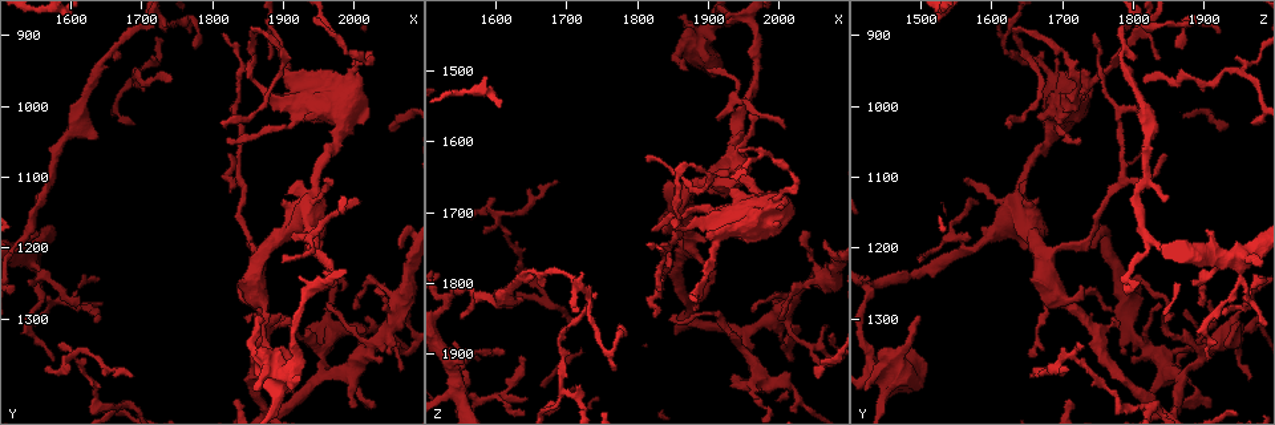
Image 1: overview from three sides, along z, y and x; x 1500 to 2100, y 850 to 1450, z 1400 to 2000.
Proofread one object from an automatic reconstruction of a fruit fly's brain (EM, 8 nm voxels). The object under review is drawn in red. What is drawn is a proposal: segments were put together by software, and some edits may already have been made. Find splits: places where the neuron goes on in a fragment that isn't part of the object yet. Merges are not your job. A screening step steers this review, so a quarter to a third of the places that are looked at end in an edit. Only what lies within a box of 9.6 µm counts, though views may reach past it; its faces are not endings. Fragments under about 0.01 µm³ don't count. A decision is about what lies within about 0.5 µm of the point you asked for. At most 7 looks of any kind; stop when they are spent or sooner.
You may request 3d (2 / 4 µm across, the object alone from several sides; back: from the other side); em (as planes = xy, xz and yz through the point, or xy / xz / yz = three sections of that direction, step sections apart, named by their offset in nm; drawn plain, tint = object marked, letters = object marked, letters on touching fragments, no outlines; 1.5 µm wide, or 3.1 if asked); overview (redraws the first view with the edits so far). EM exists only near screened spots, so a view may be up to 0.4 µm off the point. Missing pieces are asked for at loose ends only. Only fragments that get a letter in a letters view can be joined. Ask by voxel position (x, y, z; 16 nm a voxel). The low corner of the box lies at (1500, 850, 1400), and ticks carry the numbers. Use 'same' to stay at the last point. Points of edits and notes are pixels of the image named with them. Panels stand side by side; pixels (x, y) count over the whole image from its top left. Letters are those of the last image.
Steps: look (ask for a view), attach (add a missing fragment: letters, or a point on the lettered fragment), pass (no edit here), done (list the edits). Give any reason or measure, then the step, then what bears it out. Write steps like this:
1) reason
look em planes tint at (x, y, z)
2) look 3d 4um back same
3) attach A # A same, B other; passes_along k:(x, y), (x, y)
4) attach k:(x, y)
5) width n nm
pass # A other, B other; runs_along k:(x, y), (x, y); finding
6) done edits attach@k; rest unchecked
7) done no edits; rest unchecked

thin end
look 3d 4um at (1650, 1275, 1965)

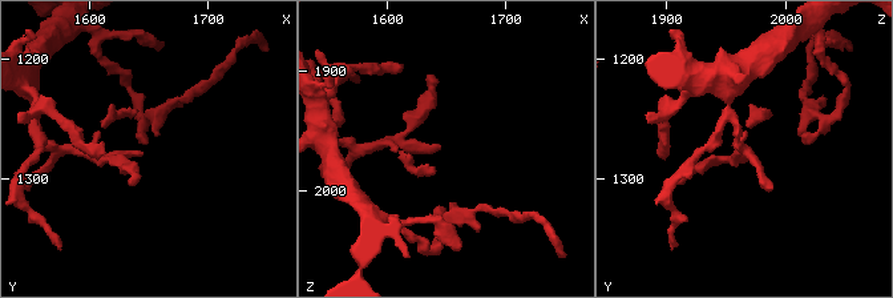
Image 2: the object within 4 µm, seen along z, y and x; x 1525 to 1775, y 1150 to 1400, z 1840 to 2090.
now the EM
look em xy step 8 letters at (1646, 1278, 1964)

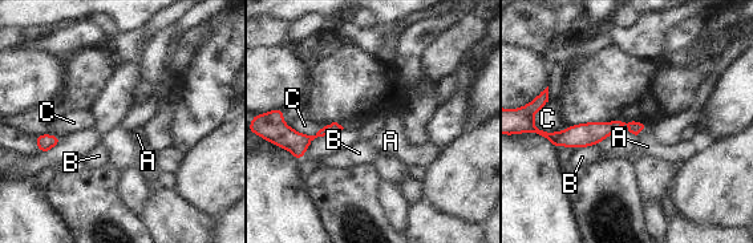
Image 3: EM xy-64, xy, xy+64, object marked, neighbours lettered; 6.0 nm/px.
cut it another way
look em planes letters same

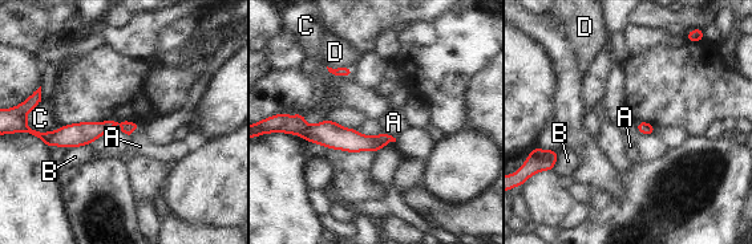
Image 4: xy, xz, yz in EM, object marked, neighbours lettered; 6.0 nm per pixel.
longest_contact B 140 nm
pass # A other, B other, C other, D other; border 4:(381, 129), (395, 138); no lettered fragment goes on from it

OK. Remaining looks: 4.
thick end
look em xz step 8 tint at (2040, 1355, 1795)

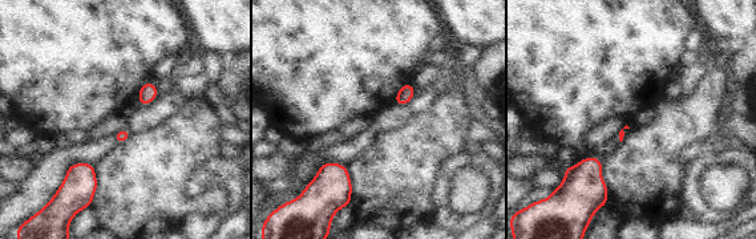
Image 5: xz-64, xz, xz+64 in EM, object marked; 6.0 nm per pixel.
see the neighbours
look em xz step 8 letters same

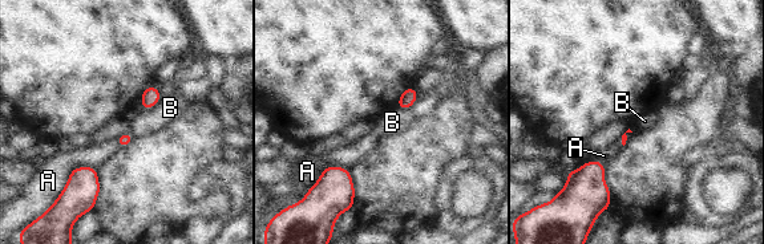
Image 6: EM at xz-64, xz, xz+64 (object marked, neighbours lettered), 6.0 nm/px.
pass # A other, B other; border 6:(419, 98), (408, 108), (396, 108); none of them fits

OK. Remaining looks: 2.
thin end
look 3d 2um at (1585, 1340, 1730)

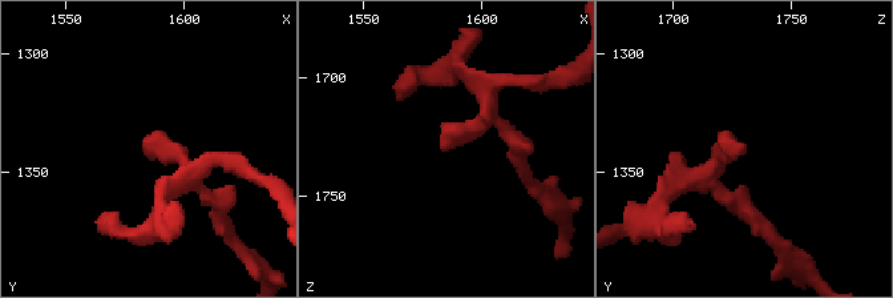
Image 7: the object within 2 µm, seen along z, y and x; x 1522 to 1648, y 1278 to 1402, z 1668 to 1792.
look em planes letters at (1582, 1337, 1727)

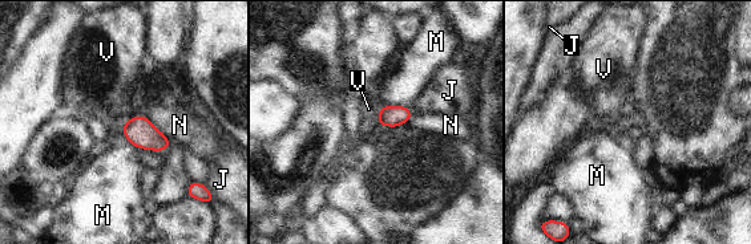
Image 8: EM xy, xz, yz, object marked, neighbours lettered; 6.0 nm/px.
width 130 nm; longest_contact N 260 nm
pass # J other, M other, N other, V other; none of them fits

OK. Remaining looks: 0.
done no edits; rest unchecked

